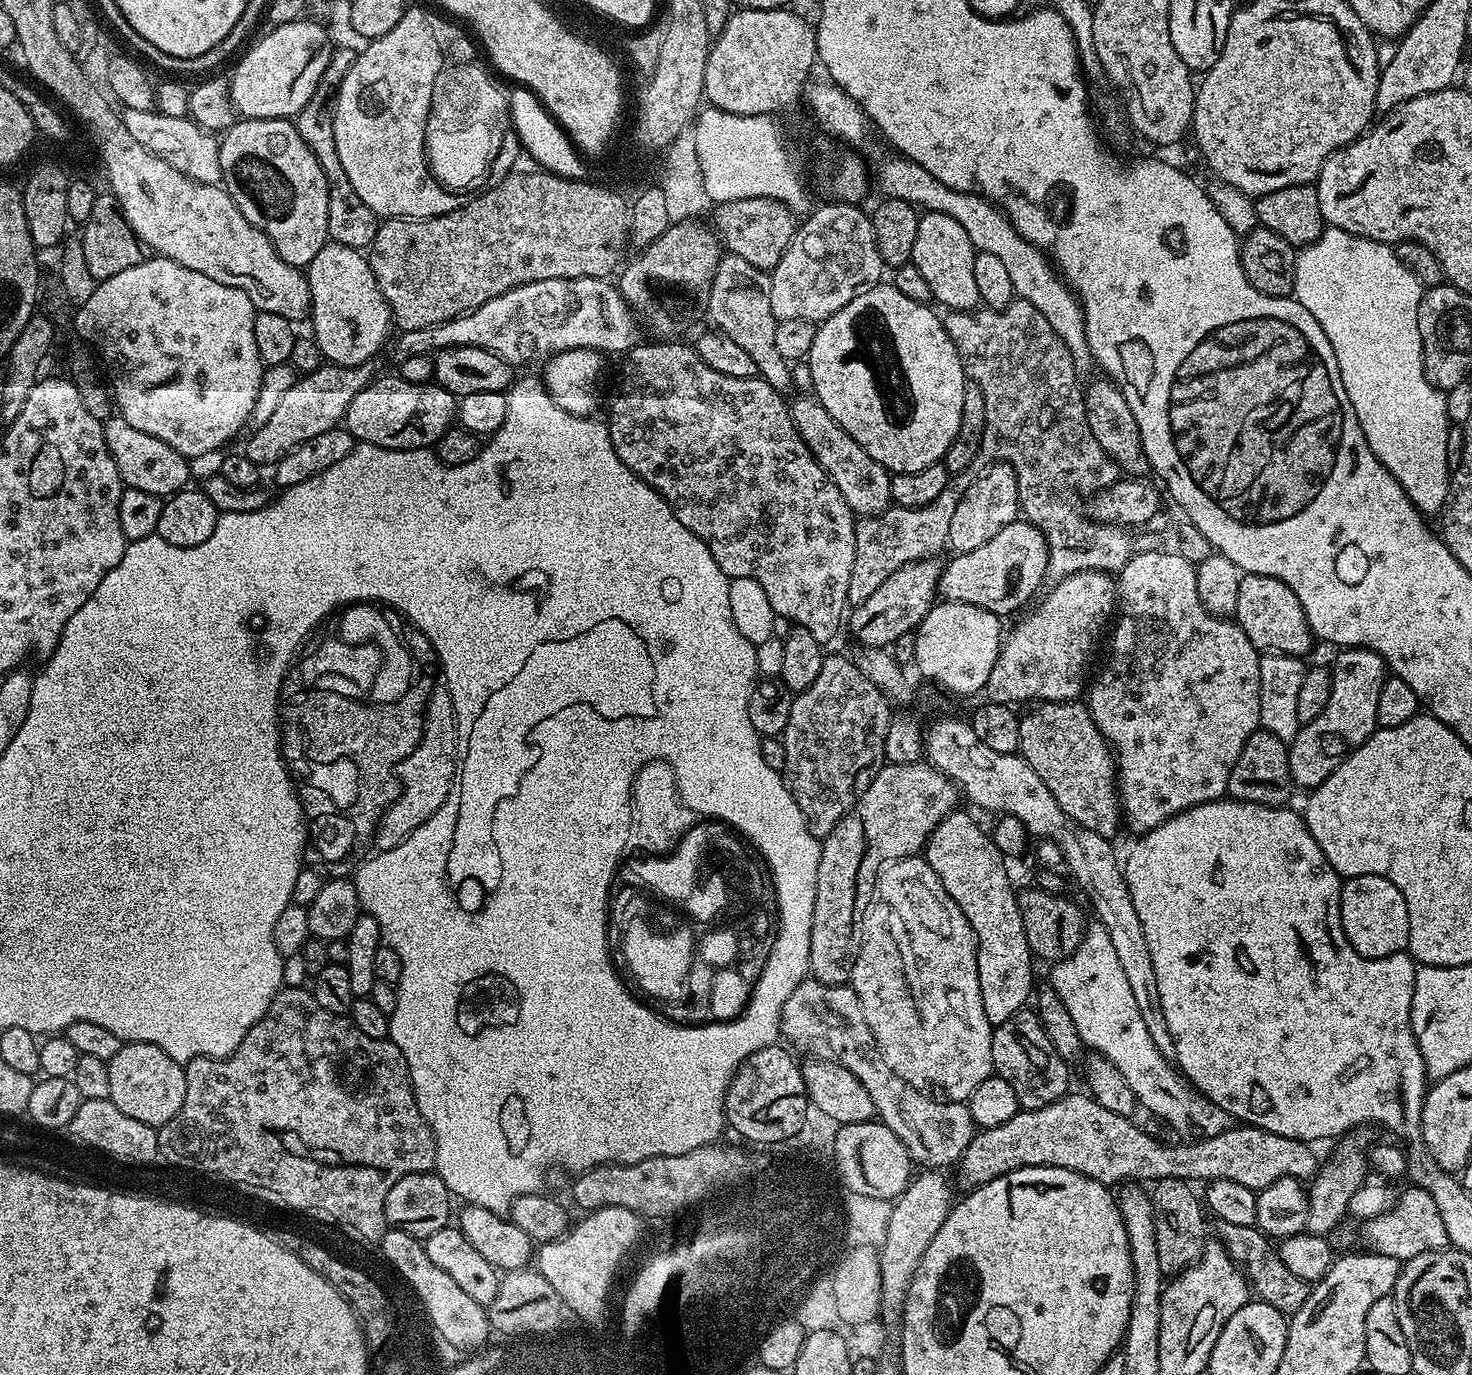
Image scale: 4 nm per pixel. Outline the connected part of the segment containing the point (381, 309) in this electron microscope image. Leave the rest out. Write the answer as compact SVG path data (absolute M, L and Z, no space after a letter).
M329 242L314 254L306 269L312 299L311 335L325 361L342 366L367 364L384 344L388 328L393 327L392 312L368 265L368 257L359 248Z

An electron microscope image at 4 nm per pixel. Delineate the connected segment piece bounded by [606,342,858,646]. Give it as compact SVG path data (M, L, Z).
M641 342L634 345L629 352L623 357L624 360L624 377L620 380L620 393L612 400L612 409L606 415L606 423L608 426L608 433L612 439L614 450L618 454L618 458L622 458L622 462L626 462L626 466L630 466L630 470L638 478L642 478L647 484L651 484L653 490L658 494L662 494L662 498L674 510L674 514L678 518L678 522L682 522L682 526L686 526L686 530L690 530L698 538L702 538L702 542L706 542L706 546L710 550L710 554L714 554L714 562L718 562L718 566L731 579L738 578L752 578L764 590L771 608L779 619L792 620L788 621L794 623L797 627L810 630L816 641L822 646L827 645L838 632L842 618L846 616L848 608L848 594L850 584L850 574L854 570L854 542L856 541L856 526L858 523L857 517L850 510L850 506L846 502L846 498L842 498L842 494L838 490L838 486L834 486L834 482L826 474L826 470L822 470L822 466L814 458L814 454L810 454L810 450L806 446L806 442L798 434L798 430L792 421L792 410L789 401L785 399L781 393L774 390L774 386L770 386L766 381L757 378L756 376L747 376L746 378L730 378L726 374L718 374L718 370L710 370L710 366L706 366L706 362L700 360L700 356L691 347L688 348L684 344L676 344L680 342L652 342L656 344L647 344Z

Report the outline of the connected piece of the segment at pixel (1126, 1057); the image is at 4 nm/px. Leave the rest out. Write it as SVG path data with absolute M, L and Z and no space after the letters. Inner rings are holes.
M1099 922L1089 923L1078 950L1064 960L1055 961L1051 968L1050 986L1069 1010L1082 1044L1089 1049L1092 1047L1120 1071L1130 1090L1134 1090L1141 1109L1149 1108L1158 1119L1165 1120L1180 1138L1217 1136L1233 1127L1233 1117L1189 1087L1170 1063L1169 1057L1162 1055L1158 1046L1154 1046L1154 1038L1150 1038L1142 1022L1142 1013L1134 1002L1130 982L1126 982L1126 974L1110 942L1110 934L1106 934Z

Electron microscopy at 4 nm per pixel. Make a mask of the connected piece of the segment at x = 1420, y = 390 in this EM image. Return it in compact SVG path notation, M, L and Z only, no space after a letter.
M1328 226L1314 244L1296 252L1292 291L1294 299L1314 314L1326 338L1330 338L1334 358L1338 358L1342 386L1346 386L1346 398L1350 398L1358 426L1362 426L1362 434L1378 462L1394 474L1419 512L1443 513L1450 495L1447 462L1450 421L1447 395L1435 388L1424 373L1422 334L1418 334L1418 306L1426 291L1424 285L1410 274L1393 245Z

